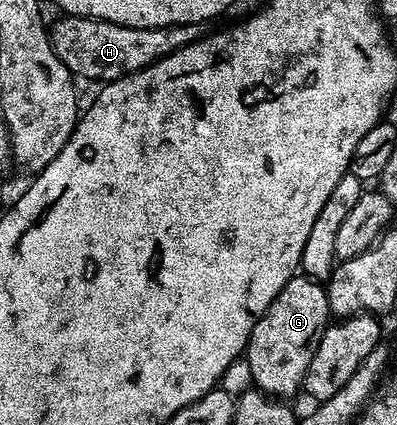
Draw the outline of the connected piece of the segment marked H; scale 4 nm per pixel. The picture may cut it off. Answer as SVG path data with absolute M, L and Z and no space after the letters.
M61 16L57 23L48 27L49 39L55 56L63 60L66 68L78 79L94 78L97 84L113 82L116 78L139 72L155 64L163 56L197 42L203 30L196 22L175 24L163 28L131 28L123 24L111 24L98 18Z

